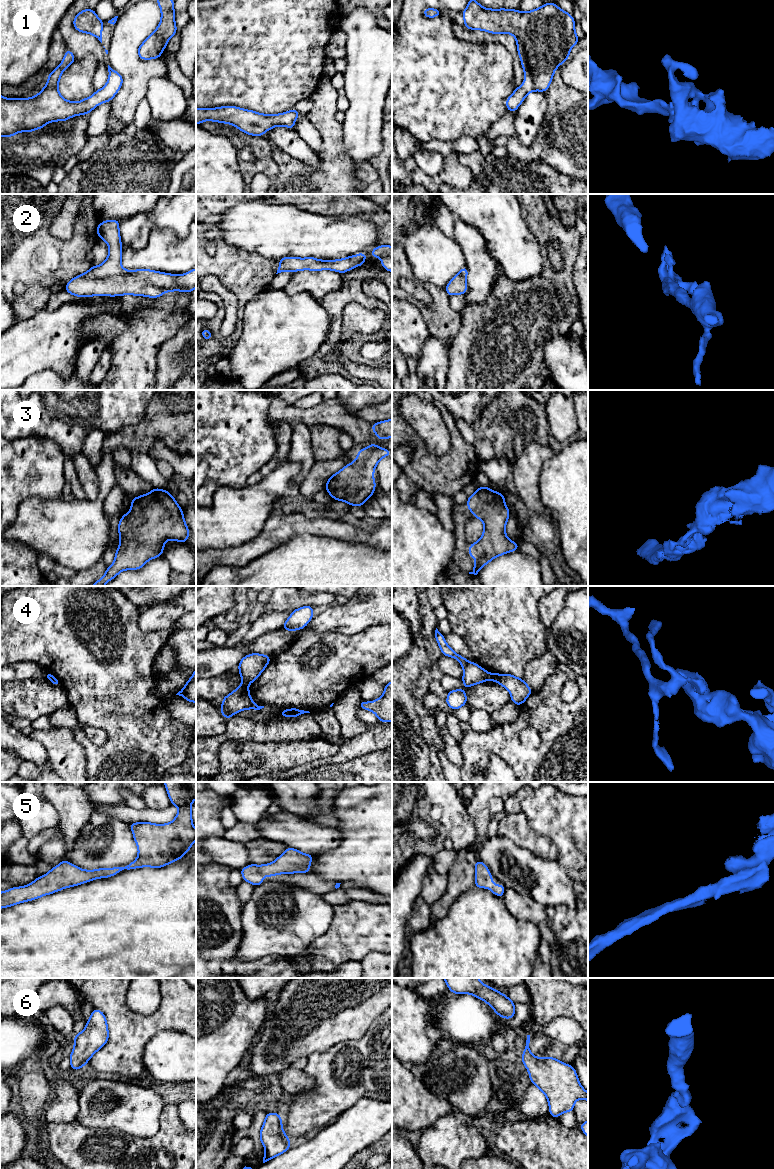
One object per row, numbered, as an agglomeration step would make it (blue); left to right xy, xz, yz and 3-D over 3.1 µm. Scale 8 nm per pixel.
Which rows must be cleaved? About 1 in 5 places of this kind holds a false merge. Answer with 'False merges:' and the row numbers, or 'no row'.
False merges: 4

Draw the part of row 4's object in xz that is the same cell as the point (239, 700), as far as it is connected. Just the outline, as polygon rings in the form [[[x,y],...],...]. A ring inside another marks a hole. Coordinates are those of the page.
[[[246,684],[239,685],[232,693],[222,698],[222,706],[219,708],[222,715],[229,719],[234,713],[246,709],[260,710],[264,706],[258,706],[250,697],[249,687]]]

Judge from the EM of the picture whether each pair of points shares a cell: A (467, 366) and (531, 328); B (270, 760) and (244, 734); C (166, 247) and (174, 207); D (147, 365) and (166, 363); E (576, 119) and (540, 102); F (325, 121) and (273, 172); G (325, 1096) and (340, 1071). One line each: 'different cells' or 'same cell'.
A: same cell
B: different cells
C: different cells
D: different cells
E: different cells
F: different cells
G: same cell

